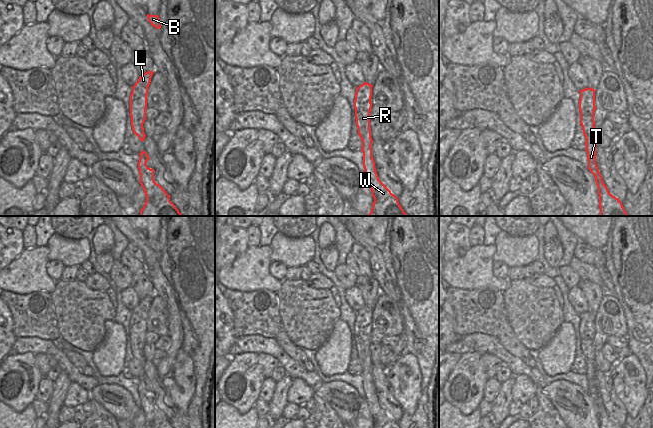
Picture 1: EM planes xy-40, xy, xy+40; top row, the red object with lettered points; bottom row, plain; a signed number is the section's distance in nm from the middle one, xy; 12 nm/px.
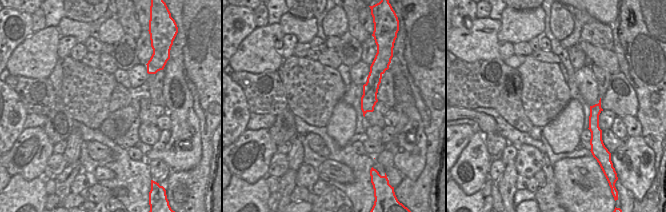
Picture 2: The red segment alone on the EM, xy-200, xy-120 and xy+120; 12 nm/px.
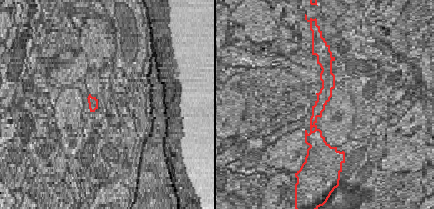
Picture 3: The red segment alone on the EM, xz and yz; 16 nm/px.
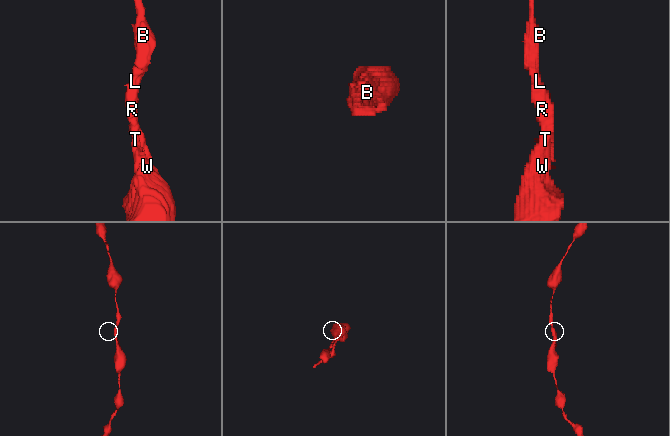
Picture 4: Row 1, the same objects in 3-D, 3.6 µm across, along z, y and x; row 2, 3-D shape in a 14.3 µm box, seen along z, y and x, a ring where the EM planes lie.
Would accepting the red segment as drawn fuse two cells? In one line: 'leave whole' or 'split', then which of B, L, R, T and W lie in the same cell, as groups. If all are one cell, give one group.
leave whole; groups B L R T W

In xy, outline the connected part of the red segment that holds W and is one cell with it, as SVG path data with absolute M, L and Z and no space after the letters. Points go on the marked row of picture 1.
M365 82L356 88L354 108L358 134L362 140L363 167L374 202L367 216L408 216L398 202L398 198L379 180L372 157L370 112L372 108L373 85Z

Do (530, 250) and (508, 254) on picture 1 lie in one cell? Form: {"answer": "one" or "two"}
{"answer": "one"}

